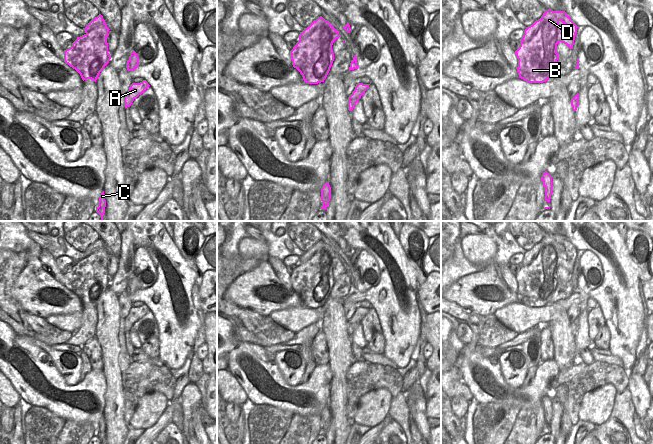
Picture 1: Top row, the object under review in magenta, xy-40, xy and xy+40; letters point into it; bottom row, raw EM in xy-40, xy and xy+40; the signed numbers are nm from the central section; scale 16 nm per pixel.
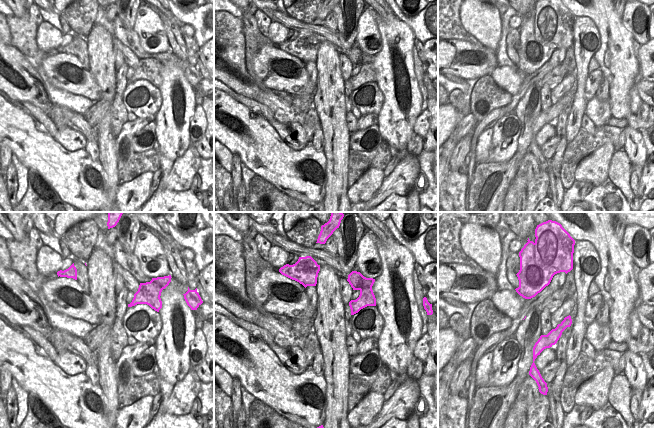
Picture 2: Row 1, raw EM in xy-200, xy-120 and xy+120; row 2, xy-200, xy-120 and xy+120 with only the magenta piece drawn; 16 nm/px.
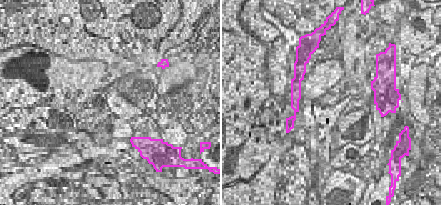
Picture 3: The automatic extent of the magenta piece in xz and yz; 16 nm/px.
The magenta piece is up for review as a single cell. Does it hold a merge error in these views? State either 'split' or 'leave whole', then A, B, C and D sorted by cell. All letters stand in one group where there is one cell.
split | A C / B D

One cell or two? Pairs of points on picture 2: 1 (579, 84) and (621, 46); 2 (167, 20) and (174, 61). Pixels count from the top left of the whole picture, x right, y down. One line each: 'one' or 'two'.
1: two
2: two

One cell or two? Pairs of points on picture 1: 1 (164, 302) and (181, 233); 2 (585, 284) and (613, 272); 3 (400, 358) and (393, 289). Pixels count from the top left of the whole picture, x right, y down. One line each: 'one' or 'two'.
1: two
2: two
3: one

